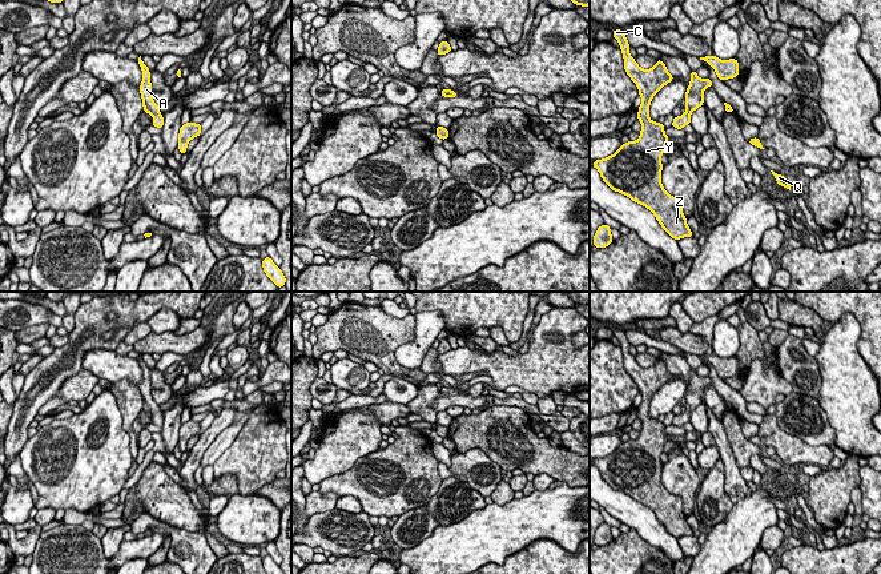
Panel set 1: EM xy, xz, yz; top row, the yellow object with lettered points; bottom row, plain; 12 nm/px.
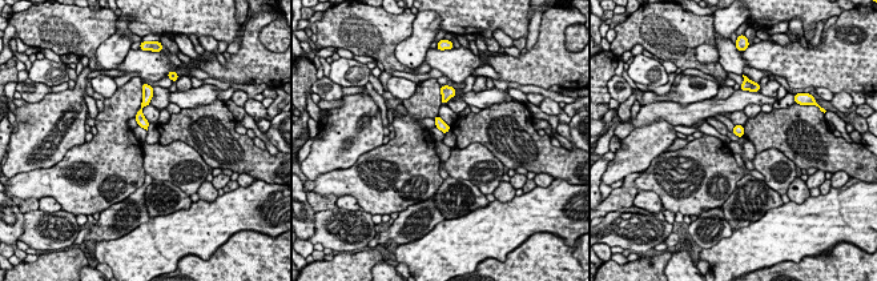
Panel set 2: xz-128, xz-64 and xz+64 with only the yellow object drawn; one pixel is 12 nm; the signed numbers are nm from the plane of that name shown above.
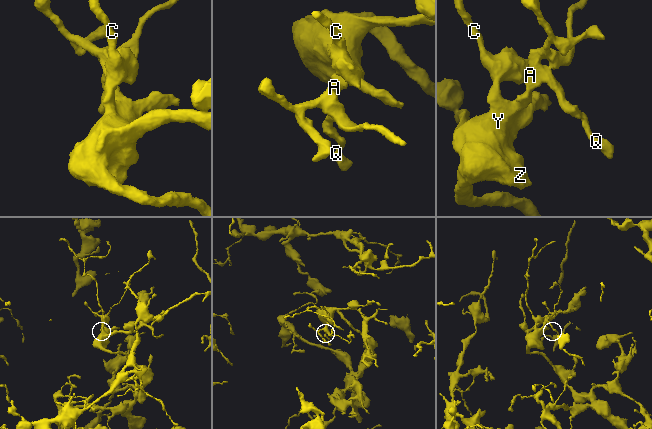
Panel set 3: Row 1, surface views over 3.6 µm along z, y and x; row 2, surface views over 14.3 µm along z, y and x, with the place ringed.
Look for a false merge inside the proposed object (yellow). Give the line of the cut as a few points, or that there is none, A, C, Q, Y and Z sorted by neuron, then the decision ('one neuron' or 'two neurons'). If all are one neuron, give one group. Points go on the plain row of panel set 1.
no cut; A C Q Y Z; one neuron

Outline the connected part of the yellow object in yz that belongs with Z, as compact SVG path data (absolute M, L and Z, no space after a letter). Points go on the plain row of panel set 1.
M617 326L612 333L620 342L624 368L641 394L637 410L641 430L636 439L623 442L610 455L594 459L592 465L614 490L623 491L649 507L672 537L693 535L683 513L683 499L671 494L661 483L660 455L664 453L669 434L664 433L664 424L652 420L648 413L652 396L665 382L673 380L673 374L668 372L660 357L651 368L640 366L629 353L625 332Z

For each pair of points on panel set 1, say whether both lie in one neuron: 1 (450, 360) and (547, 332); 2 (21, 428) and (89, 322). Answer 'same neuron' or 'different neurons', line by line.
1: same neuron
2: same neuron

